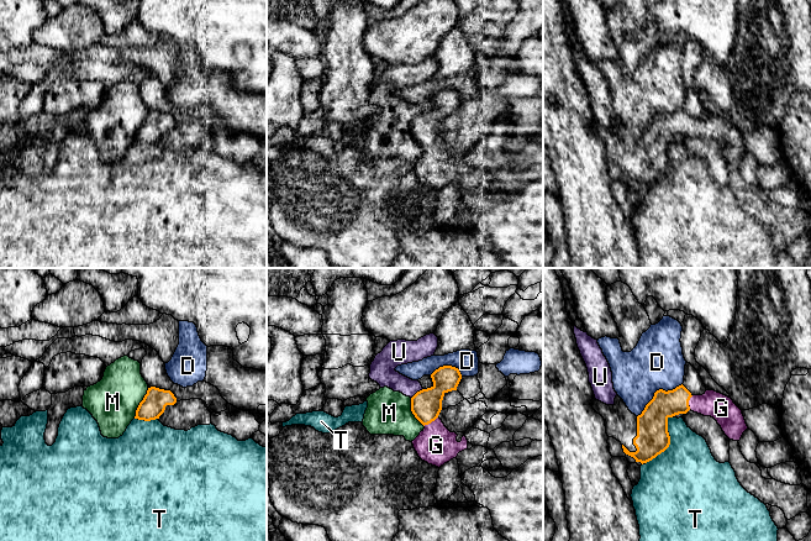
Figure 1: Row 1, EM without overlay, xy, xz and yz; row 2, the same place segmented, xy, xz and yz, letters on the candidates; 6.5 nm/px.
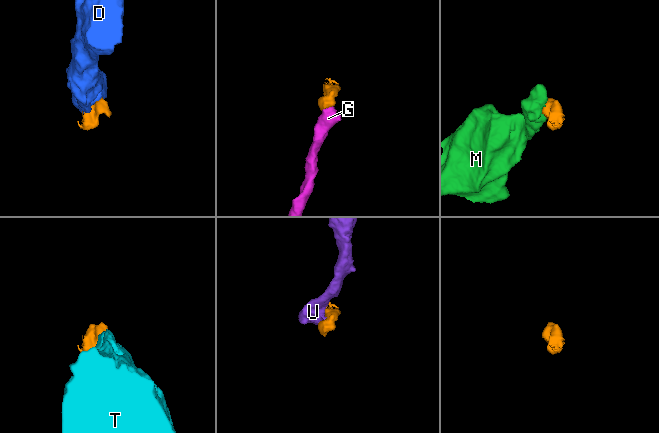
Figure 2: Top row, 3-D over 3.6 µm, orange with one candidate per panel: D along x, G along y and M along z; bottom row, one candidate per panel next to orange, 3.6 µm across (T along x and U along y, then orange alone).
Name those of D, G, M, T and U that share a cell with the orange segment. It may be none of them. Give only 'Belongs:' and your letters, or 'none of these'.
Belongs: G

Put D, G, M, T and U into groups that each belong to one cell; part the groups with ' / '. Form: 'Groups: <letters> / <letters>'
Groups: D / G / M U / T

